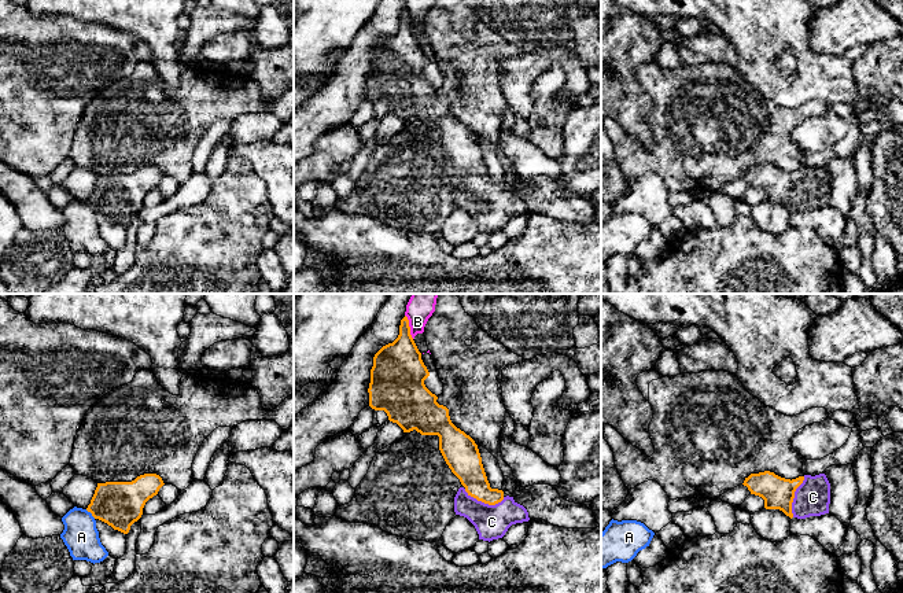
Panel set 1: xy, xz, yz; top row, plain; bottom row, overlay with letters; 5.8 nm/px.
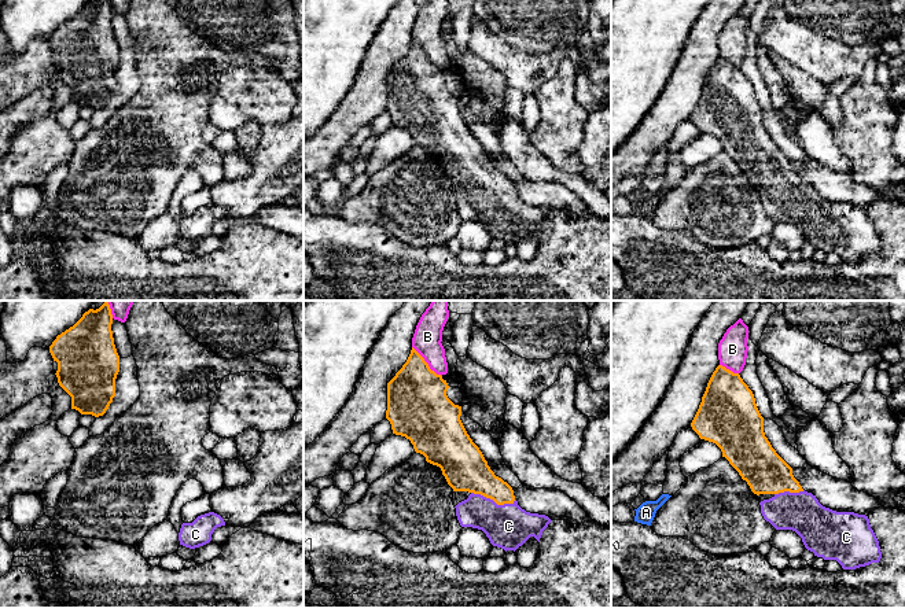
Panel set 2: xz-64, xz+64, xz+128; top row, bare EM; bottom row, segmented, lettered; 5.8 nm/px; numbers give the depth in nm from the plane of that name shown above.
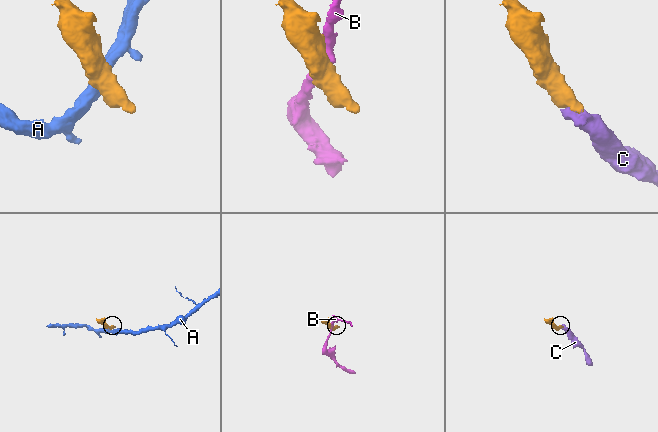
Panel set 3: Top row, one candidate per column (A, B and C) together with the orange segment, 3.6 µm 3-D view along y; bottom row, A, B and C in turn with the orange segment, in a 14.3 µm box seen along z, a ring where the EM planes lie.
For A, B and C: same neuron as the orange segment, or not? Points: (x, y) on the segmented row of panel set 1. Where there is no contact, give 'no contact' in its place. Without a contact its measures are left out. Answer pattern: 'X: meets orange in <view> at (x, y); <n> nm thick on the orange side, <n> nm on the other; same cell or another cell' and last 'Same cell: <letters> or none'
A: meets orange in xy at (91, 512); 280 nm thick on the orange side, 200 nm on the other; another cell
B: meets orange in xz at (409, 327); 300 nm thick on the orange side, 160 nm on the other; another cell
C: meets orange in xz at (485, 503); 180 nm thick on the orange side, 200 nm on the other; same cell
Same cell: C

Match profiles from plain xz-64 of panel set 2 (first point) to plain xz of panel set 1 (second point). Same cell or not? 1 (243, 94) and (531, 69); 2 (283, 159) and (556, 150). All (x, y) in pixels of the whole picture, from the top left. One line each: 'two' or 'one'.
1: one
2: two

